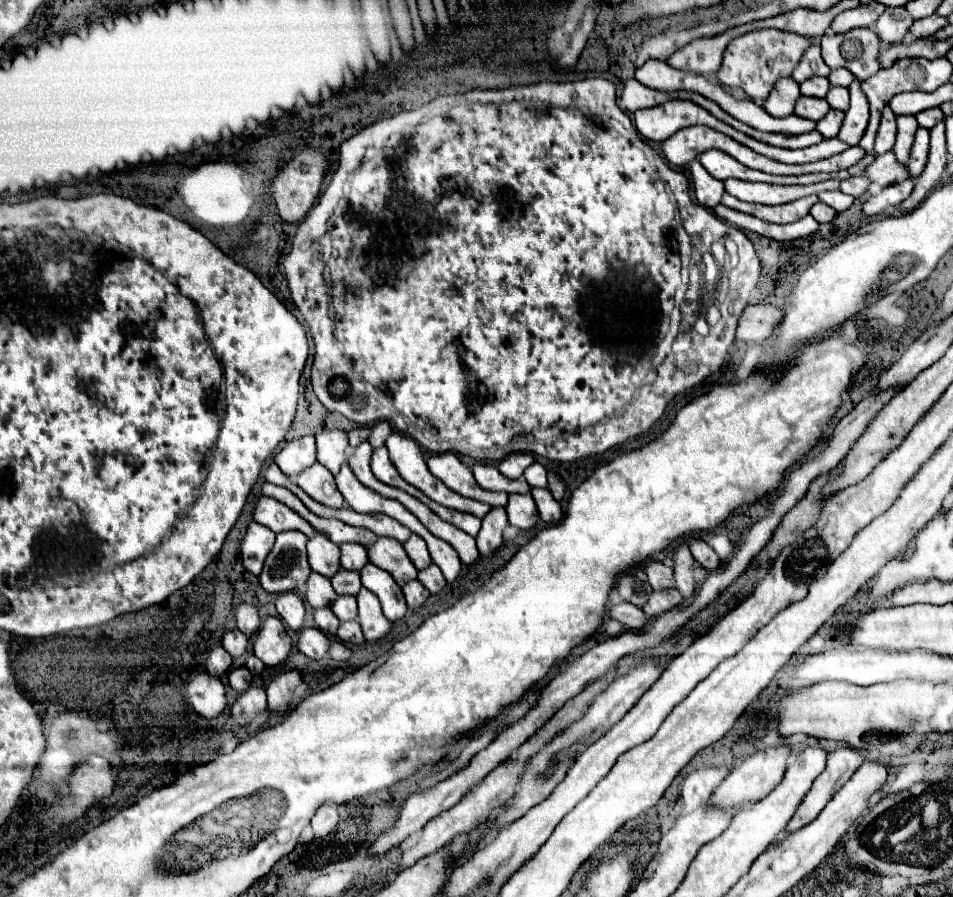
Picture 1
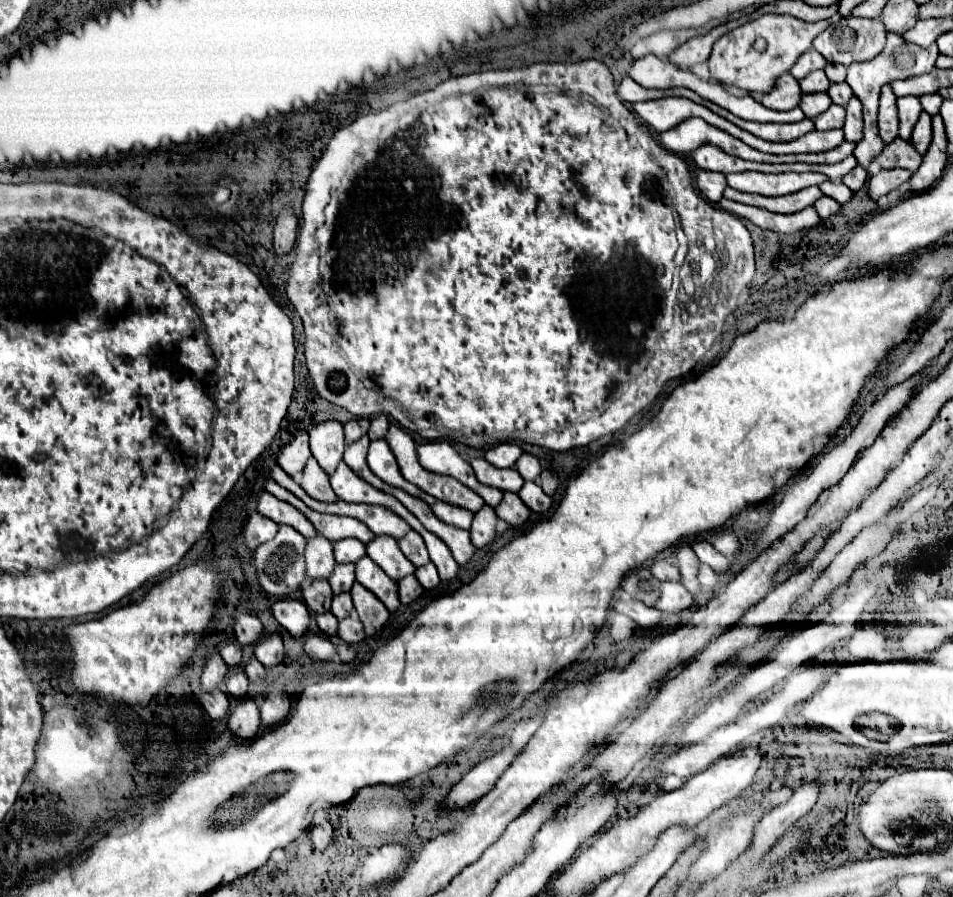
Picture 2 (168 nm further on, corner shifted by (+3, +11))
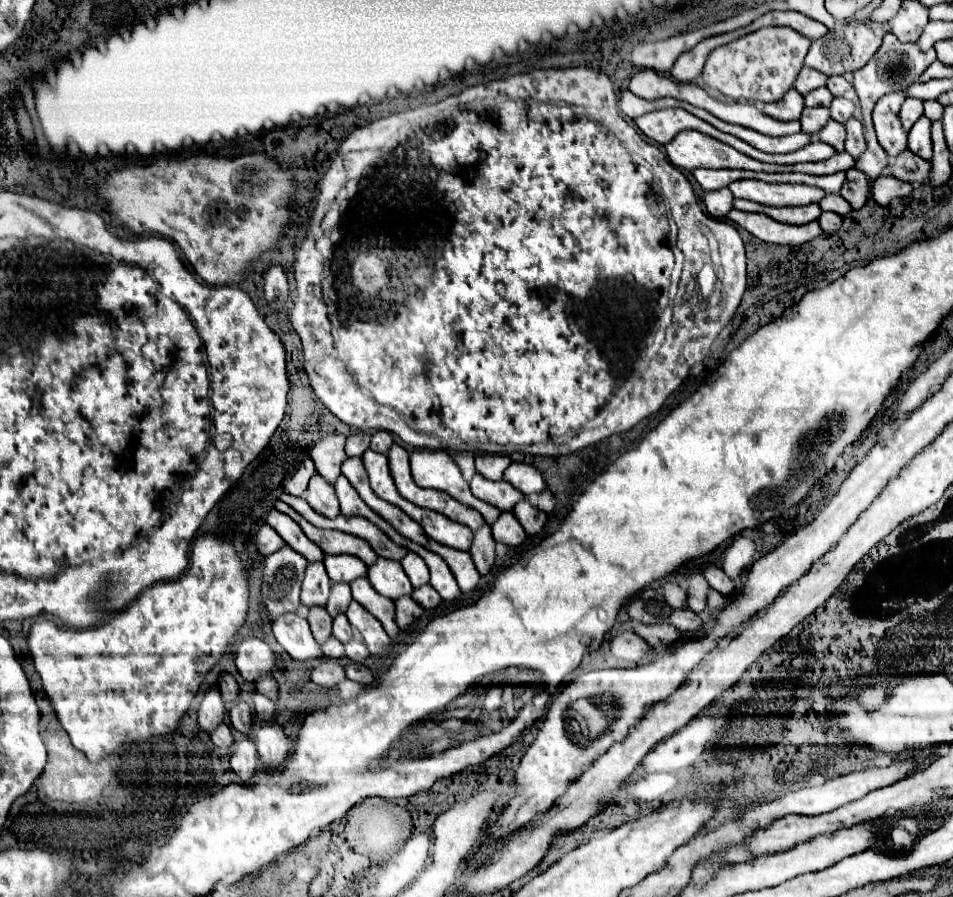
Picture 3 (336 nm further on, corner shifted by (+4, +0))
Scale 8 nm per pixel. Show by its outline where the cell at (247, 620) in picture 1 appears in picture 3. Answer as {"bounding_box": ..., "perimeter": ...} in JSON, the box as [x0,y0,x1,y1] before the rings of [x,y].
{"bounding_box":[235,636,275,682],"perimeter":[[[245,636],[239,640],[235,650],[235,664],[245,682],[257,682],[275,668],[273,650],[255,636]]]}

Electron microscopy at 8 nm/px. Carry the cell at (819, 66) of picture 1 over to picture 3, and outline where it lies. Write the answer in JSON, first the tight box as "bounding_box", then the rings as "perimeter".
{"bounding_box":[795,68,827,94],"perimeter":[[[803,68],[801,72],[799,72],[799,76],[797,76],[797,80],[795,80],[795,90],[799,92],[799,94],[809,94],[811,90],[815,90],[815,88],[821,88],[821,86],[825,86],[827,84],[827,76],[825,74],[821,74],[821,72],[817,72],[817,70],[811,70],[811,68]]]}

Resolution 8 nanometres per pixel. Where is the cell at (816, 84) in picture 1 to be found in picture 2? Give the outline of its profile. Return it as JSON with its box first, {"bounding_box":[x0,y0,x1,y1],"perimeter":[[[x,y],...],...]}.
{"bounding_box":[800,71,828,93],"perimeter":[[[812,71],[804,79],[800,79],[800,89],[802,93],[818,93],[818,91],[828,91],[828,77],[824,71]]]}

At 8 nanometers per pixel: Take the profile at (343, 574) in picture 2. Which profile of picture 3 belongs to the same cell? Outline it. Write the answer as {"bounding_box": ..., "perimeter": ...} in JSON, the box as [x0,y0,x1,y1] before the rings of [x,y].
{"bounding_box":[327,584,351,618],"perimeter":[[[333,584],[331,596],[329,596],[329,602],[327,602],[327,612],[331,614],[331,618],[335,618],[337,614],[347,612],[349,602],[351,602],[351,588],[349,588],[349,584]]]}

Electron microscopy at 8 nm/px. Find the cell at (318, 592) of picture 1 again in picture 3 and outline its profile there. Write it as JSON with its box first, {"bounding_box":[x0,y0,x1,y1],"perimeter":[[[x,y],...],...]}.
{"bounding_box":[309,608,331,644],"perimeter":[[[311,608],[309,610],[309,626],[313,632],[313,638],[323,644],[331,638],[331,616],[325,612],[325,608]]]}

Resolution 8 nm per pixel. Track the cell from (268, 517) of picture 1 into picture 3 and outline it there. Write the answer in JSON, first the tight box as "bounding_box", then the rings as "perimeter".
{"bounding_box":[265,510,325,562],"perimeter":[[[271,510],[271,512],[267,514],[265,522],[267,522],[271,528],[275,528],[275,532],[277,532],[293,550],[297,550],[301,556],[305,556],[307,562],[321,562],[321,560],[325,558],[323,550],[321,550],[317,544],[313,544],[313,542],[301,532],[301,528],[297,526],[297,522],[293,522],[289,516],[285,516],[285,514],[277,512],[277,510]]]}

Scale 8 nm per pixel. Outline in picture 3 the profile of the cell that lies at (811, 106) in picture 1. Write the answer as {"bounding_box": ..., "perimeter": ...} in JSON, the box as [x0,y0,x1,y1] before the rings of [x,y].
{"bounding_box":[801,108,829,136],"perimeter":[[[805,108],[801,116],[801,130],[809,136],[815,136],[829,120],[829,108]]]}

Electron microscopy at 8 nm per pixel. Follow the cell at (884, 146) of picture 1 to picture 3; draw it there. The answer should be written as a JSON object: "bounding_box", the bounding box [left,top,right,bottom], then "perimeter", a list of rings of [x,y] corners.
{"bounding_box":[873,92,907,156],"perimeter":[[[907,92],[885,94],[875,104],[875,110],[873,110],[877,140],[889,156],[897,156],[901,150],[907,148],[907,132],[903,130],[899,120],[899,110],[905,98],[907,98]]]}

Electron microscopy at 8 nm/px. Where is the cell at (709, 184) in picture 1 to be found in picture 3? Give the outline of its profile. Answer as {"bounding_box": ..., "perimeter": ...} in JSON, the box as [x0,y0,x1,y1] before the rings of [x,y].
{"bounding_box":[703,188,733,218],"perimeter":[[[721,188],[721,190],[713,190],[713,192],[705,192],[703,198],[707,212],[713,218],[725,218],[725,214],[731,212],[733,208],[733,194],[729,188]]]}

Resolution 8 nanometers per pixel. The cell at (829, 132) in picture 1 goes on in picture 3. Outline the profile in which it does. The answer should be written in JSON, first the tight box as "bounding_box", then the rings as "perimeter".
{"bounding_box":[817,120,845,152],"perimeter":[[[829,120],[829,124],[817,134],[817,138],[829,146],[833,146],[837,152],[843,152],[843,144],[845,144],[845,126]]]}

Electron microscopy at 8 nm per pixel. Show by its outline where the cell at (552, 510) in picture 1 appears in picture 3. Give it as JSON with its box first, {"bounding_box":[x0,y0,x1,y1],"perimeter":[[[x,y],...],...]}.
{"bounding_box":[513,500,547,534],"perimeter":[[[521,500],[515,508],[513,508],[515,518],[519,520],[519,524],[523,526],[523,530],[527,534],[539,534],[547,522],[547,514],[533,508],[527,500]]]}

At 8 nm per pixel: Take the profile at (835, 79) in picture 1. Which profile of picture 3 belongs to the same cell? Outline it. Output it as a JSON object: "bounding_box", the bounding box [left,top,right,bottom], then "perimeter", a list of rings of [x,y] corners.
{"bounding_box":[827,76,851,96],"perimeter":[[[831,76],[827,88],[829,88],[829,92],[831,92],[833,96],[843,96],[843,94],[851,88],[851,84],[849,84],[843,76]]]}

